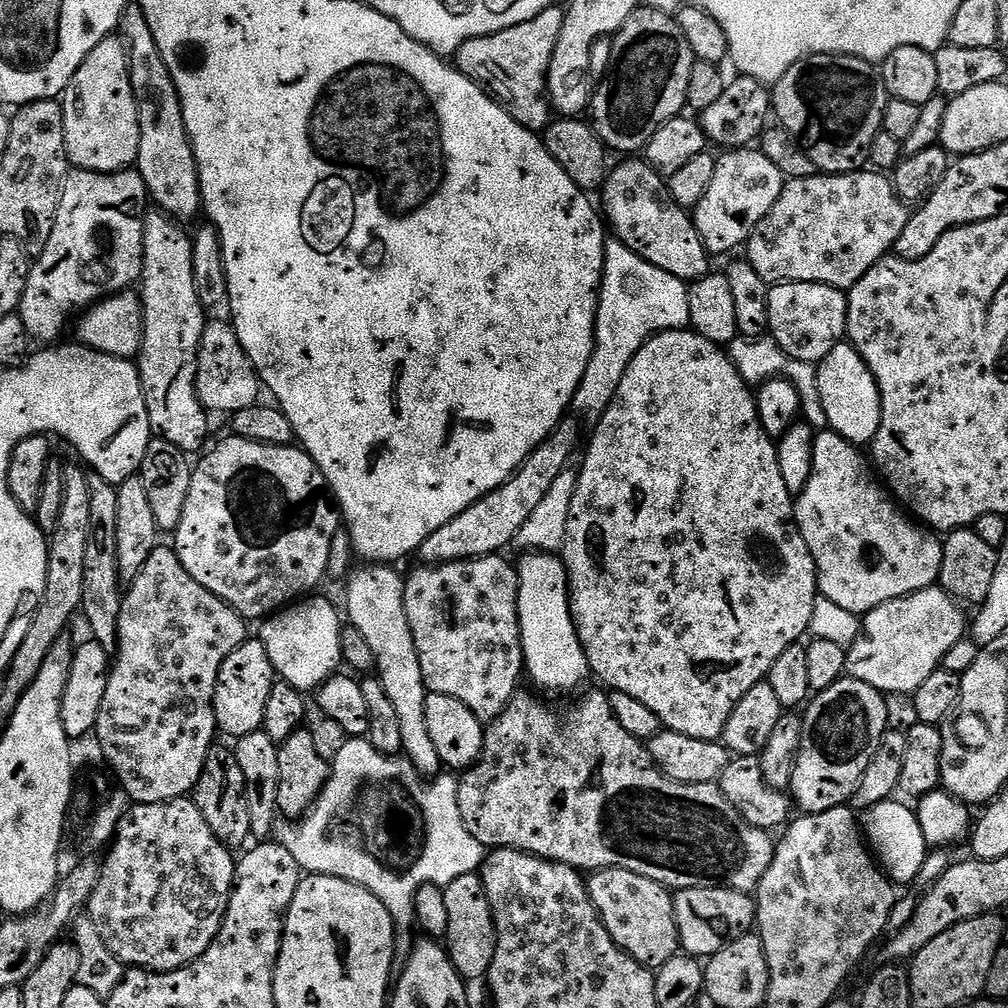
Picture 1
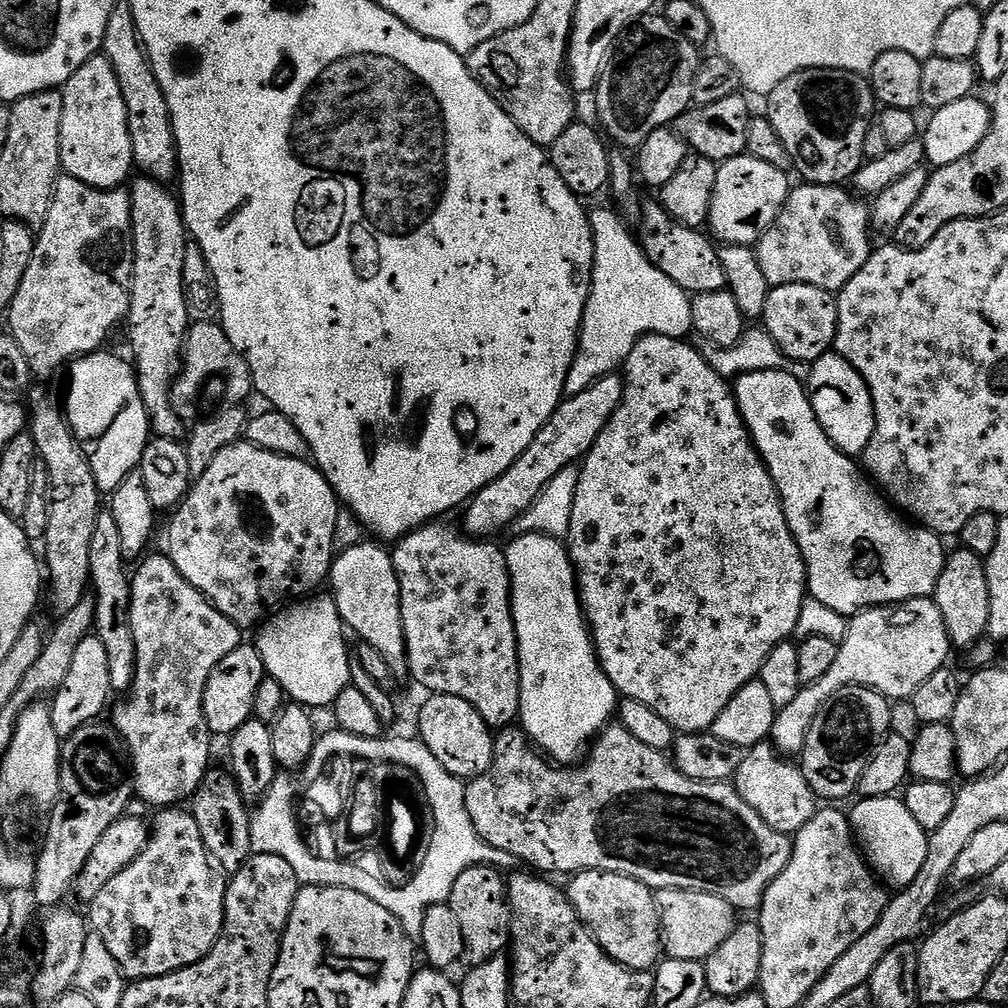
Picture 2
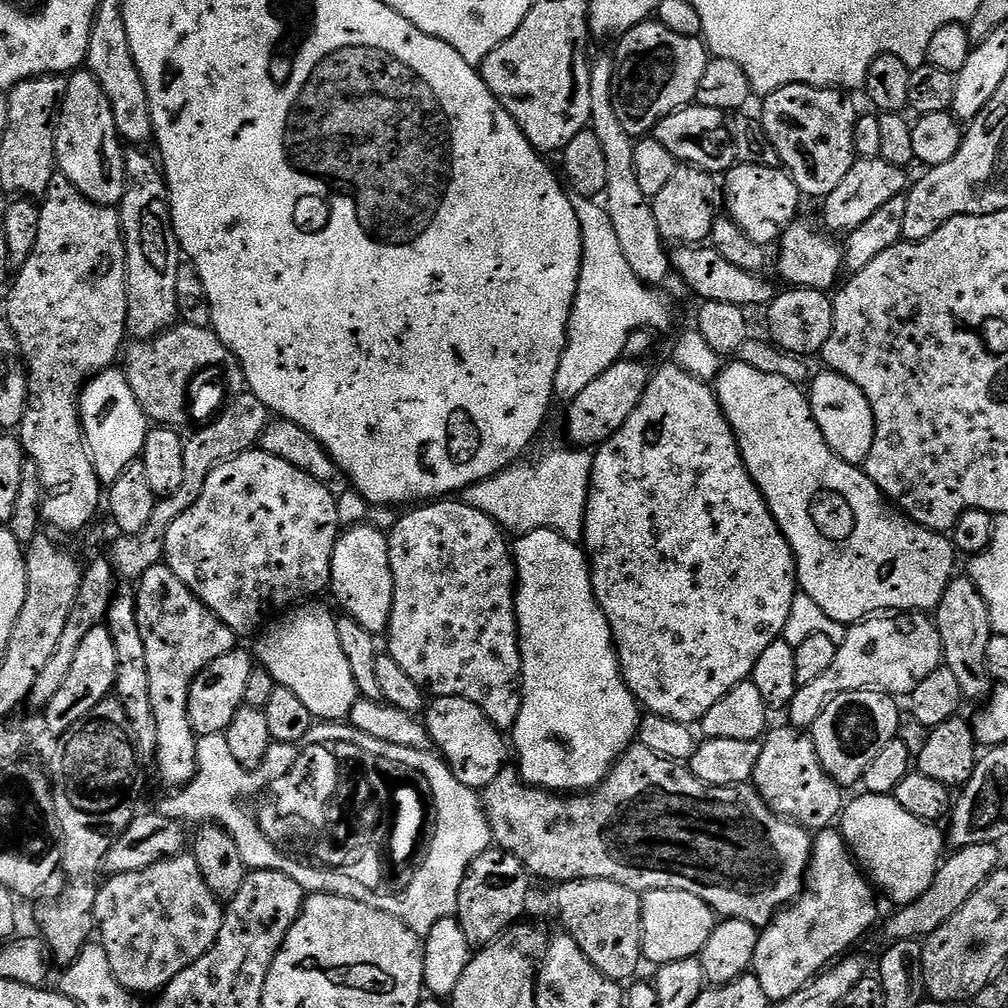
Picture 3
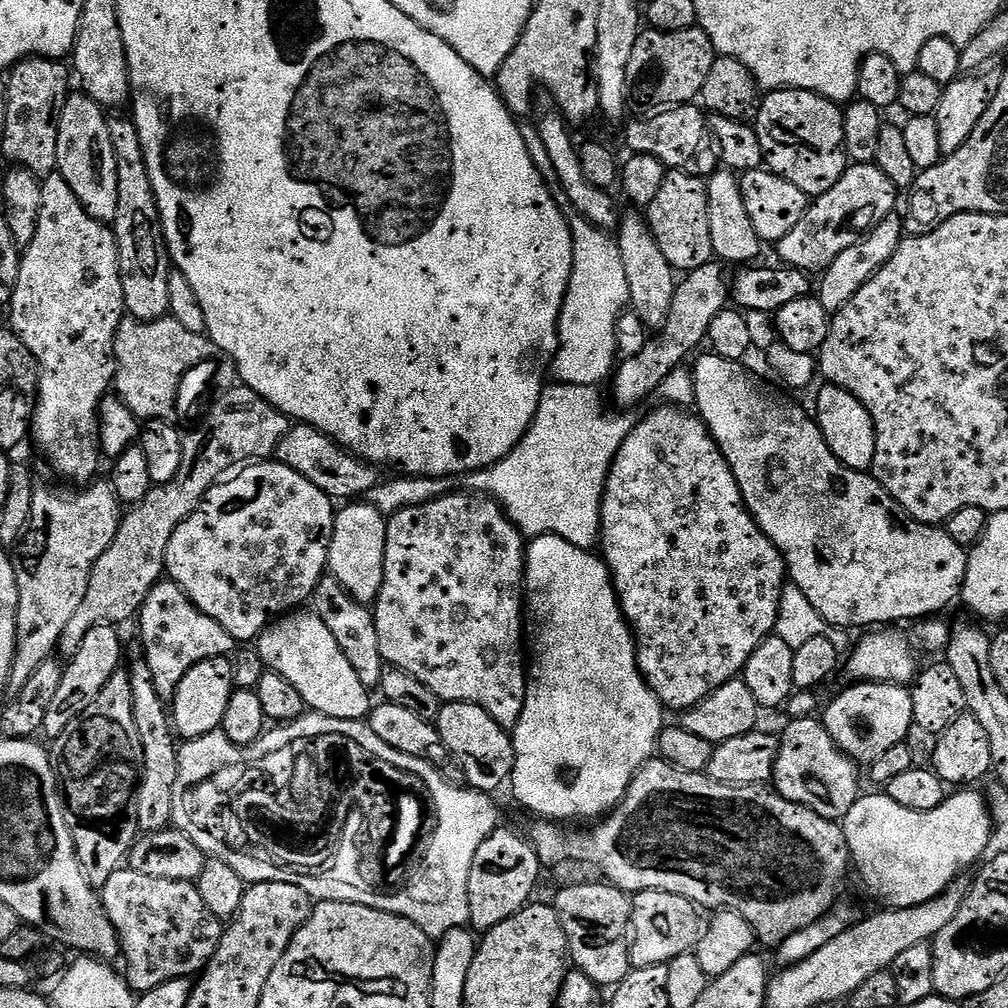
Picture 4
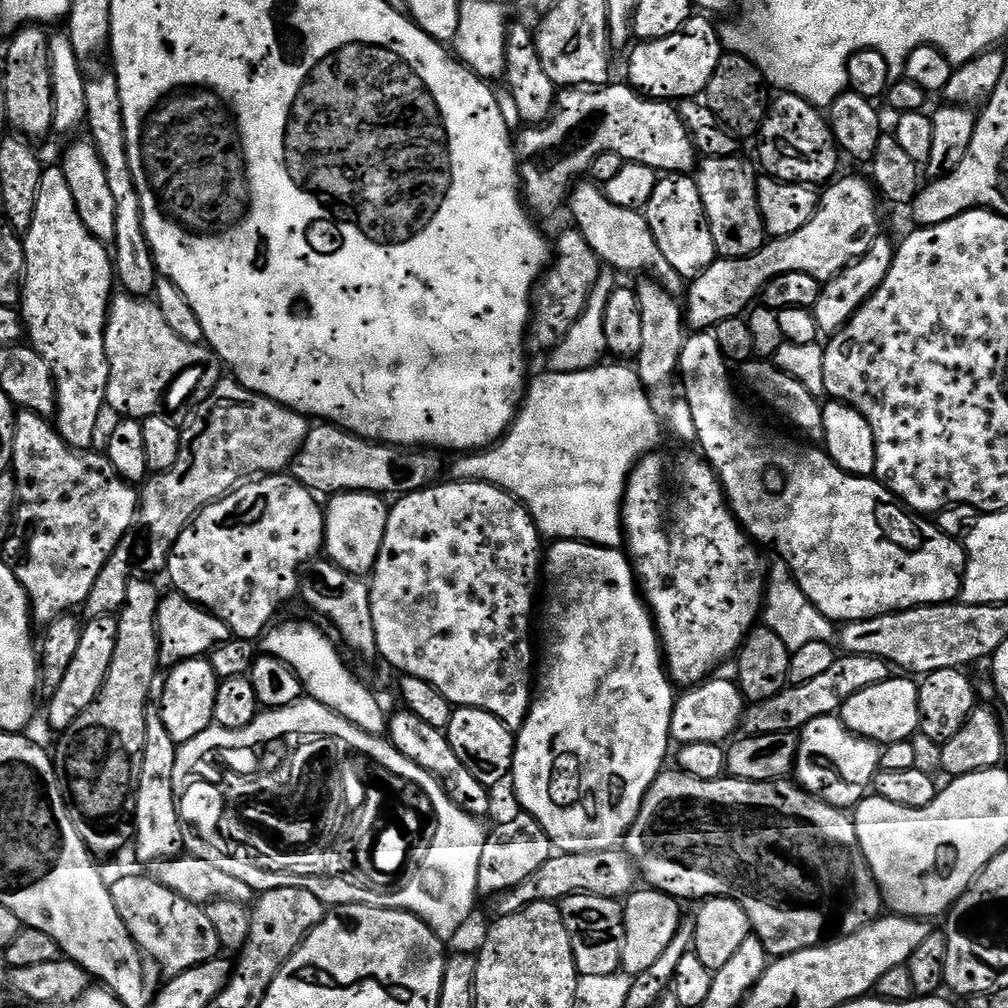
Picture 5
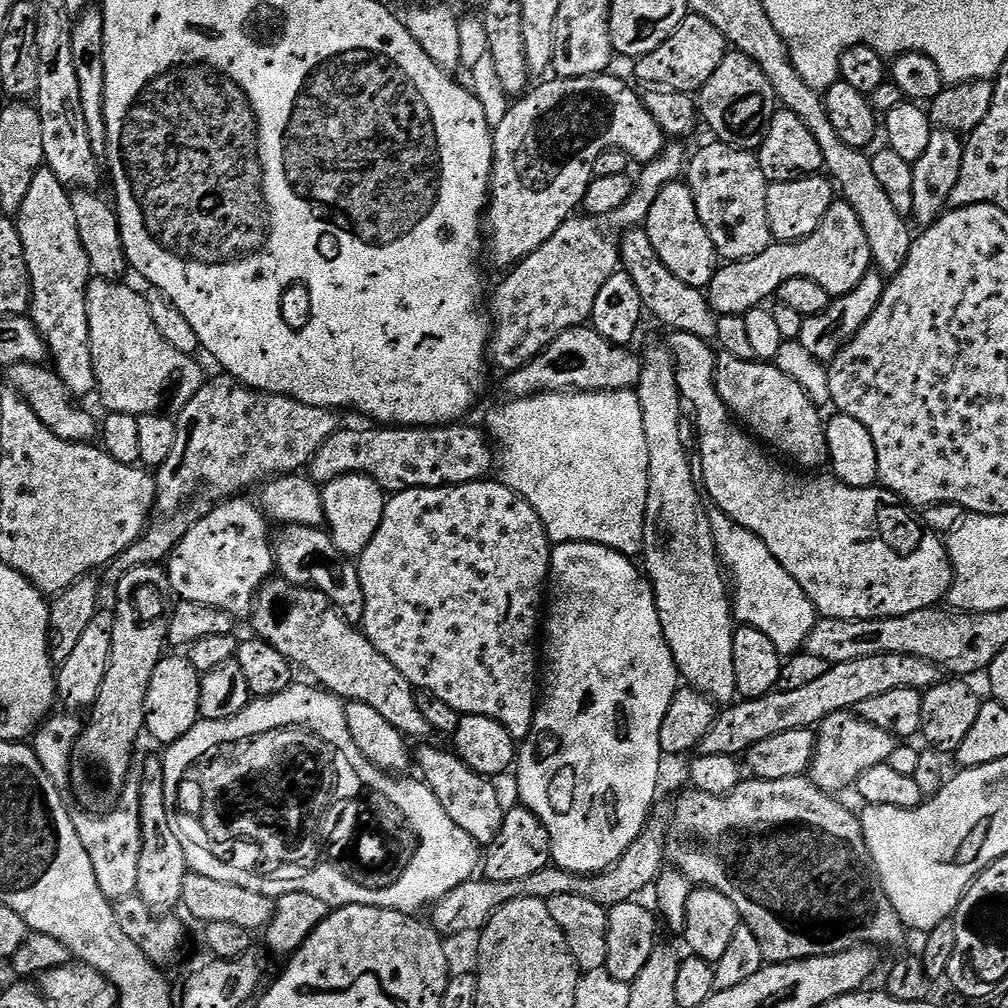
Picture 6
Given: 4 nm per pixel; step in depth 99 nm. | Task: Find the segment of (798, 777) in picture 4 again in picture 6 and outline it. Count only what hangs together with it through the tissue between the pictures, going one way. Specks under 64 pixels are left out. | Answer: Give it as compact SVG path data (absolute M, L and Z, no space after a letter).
M849 710L830 714L815 729L816 749L810 769L813 784L829 794L841 794L855 785L856 779L873 766L887 764L890 754L894 754L898 740L886 730L878 730L870 722L861 720L855 711Z

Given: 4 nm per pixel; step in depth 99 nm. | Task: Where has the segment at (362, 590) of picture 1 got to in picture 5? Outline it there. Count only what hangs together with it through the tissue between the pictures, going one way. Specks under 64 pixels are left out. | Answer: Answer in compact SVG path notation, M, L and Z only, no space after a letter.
M339 492L327 501L324 513L324 548L327 559L342 570L363 577L376 565L382 538L386 538L389 505L372 492Z

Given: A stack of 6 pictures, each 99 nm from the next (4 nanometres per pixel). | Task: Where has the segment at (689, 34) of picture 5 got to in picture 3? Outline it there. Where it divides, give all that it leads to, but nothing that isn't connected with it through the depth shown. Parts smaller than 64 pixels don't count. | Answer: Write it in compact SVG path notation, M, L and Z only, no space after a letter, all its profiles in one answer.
M649 18L642 24L635 24L619 37L620 45L614 51L612 62L612 101L614 114L618 114L618 122L622 122L626 134L633 138L644 138L655 129L662 118L687 108L695 101L698 94L698 82L702 82L702 74L706 74L706 66L710 53L703 39L695 36L674 34L674 30L666 30L655 19Z

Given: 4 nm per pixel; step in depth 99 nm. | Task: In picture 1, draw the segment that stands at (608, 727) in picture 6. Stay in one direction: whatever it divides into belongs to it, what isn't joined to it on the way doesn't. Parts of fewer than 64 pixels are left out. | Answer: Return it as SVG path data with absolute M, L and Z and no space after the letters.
M529 552L519 558L516 577L524 672L527 679L529 676L541 688L541 693L572 692L584 679L589 679L590 669L568 606L568 579L563 559L546 552Z

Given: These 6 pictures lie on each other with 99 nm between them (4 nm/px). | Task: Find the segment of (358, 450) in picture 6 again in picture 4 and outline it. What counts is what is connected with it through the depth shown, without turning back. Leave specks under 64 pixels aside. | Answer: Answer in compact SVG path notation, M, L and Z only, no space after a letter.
M299 422L293 423L278 442L274 460L282 466L290 466L290 470L302 474L302 478L314 482L314 486L318 486L322 494L331 496L336 502L363 498L366 490L374 490L374 486L382 479L381 473L376 473L379 472L377 465L361 460L353 452L343 448L337 440L329 438L322 430Z

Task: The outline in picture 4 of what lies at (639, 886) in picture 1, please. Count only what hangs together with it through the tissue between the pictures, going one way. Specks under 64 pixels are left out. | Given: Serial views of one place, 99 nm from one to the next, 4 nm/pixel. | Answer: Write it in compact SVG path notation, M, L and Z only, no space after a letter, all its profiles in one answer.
M585 882L561 887L554 907L568 939L571 963L585 972L596 985L615 986L623 984L634 967L630 947L632 906L629 897L619 888L613 888L607 882L599 883Z

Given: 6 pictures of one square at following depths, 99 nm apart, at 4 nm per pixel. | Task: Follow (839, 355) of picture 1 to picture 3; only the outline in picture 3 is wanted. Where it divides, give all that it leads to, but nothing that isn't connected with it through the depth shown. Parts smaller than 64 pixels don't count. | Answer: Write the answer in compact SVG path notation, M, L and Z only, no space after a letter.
M831 370L823 371L811 377L810 387L807 389L814 422L818 422L822 438L826 438L830 450L838 454L838 458L857 466L863 465L870 454L870 446L874 446L876 429L870 402L866 402L866 394L862 394L862 390L858 390L858 386L850 382L850 378Z

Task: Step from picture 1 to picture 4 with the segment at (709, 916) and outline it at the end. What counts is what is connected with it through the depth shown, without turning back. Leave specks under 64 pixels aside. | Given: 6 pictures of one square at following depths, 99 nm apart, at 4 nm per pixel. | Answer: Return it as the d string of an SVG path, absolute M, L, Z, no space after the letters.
M637 892L631 897L632 906L632 923L630 925L630 947L632 949L632 962L637 968L645 968L646 966L654 966L655 964L671 964L674 958L678 958L684 952L692 952L695 949L701 935L702 935L702 920L700 924L701 913L698 911L697 905L692 901L682 898L678 894L666 894L665 892Z

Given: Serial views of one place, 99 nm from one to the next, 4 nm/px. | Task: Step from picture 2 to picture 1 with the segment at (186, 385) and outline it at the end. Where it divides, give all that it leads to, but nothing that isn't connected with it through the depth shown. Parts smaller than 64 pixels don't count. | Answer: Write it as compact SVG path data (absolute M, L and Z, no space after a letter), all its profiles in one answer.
M209 319L204 325L196 367L196 393L201 404L209 413L231 414L261 403L260 392L260 375L254 370L246 350L242 350L242 342L238 342L238 334L231 323L227 319Z

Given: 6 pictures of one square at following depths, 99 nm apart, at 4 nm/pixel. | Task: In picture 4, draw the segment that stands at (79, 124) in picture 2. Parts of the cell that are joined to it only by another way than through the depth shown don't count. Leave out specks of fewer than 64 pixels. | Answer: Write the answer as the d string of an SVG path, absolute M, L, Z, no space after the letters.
M76 90L62 106L58 122L56 172L70 186L82 206L95 220L115 221L118 214L118 162L110 142L109 117L98 102Z

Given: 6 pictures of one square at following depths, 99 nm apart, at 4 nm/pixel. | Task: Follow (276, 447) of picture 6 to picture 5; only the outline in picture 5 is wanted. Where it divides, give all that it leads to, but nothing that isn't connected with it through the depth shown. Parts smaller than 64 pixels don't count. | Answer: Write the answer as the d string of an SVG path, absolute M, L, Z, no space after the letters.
M235 378L219 380L210 398L206 398L206 402L196 407L189 420L192 421L186 426L183 425L180 433L178 458L174 466L170 466L170 470L165 472L149 475L139 489L134 522L130 530L126 530L122 542L118 542L114 554L110 554L106 566L102 566L98 574L98 582L94 582L87 600L82 605L83 615L88 620L116 616L126 602L128 581L151 577L153 575L151 572L163 573L168 567L170 550L174 550L174 542L178 542L182 530L186 530L186 526L191 524L192 519L206 506L221 500L241 482L247 482L265 474L280 474L291 469L294 454L298 454L310 427L309 417L303 416L301 412L295 412L292 408L282 406L270 398L246 390Z

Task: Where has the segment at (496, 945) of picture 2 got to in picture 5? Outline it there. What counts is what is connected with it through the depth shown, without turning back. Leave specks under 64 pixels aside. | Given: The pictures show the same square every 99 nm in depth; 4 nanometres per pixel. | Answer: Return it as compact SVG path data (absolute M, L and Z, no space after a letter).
M527 814L512 816L505 824L500 824L496 829L487 833L482 846L482 859L478 861L478 884L476 891L481 897L491 898L508 888L518 886L542 862L546 862L554 855L552 839L544 833L544 828L535 818Z

